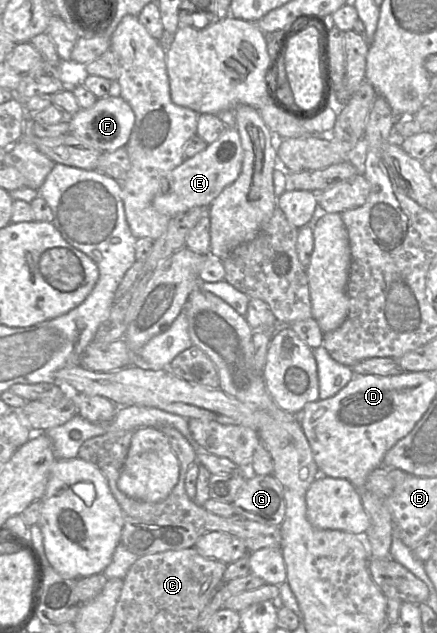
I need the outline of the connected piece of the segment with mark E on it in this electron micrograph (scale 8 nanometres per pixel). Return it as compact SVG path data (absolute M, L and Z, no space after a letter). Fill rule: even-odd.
M226 128L217 140L174 168L167 176L169 190L156 195L153 207L161 214L174 217L197 206L207 206L239 176L243 164L243 149L237 128Z

